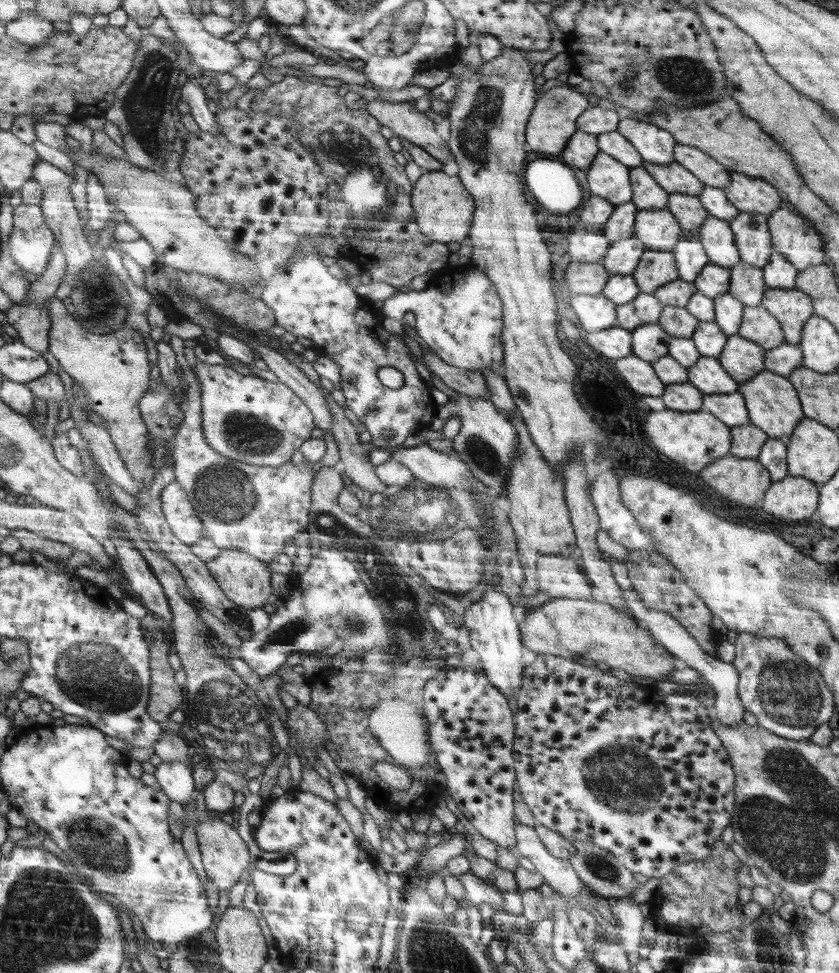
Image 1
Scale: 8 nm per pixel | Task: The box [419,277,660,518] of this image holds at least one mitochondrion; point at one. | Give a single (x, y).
(481, 453)

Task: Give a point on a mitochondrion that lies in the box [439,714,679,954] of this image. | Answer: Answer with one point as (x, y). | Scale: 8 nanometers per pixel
(621, 777)

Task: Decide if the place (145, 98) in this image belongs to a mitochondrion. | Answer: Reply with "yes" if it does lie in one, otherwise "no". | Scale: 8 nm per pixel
yes

